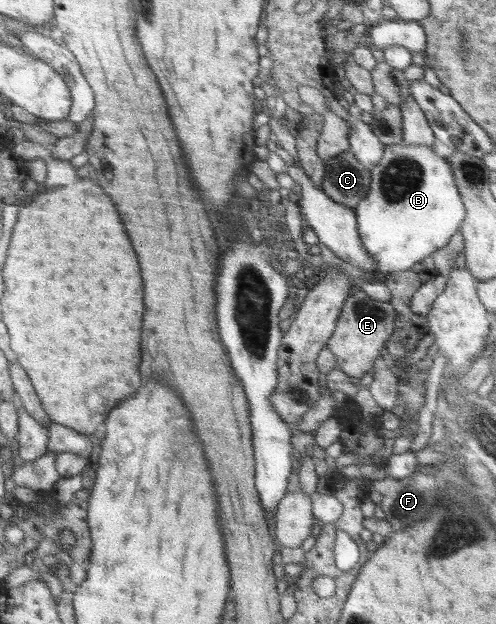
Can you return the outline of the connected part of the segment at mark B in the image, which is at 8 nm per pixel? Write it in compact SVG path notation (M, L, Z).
M385 145L381 160L370 170L370 191L354 211L362 245L375 259L377 273L407 270L449 242L466 218L454 169L429 146Z

